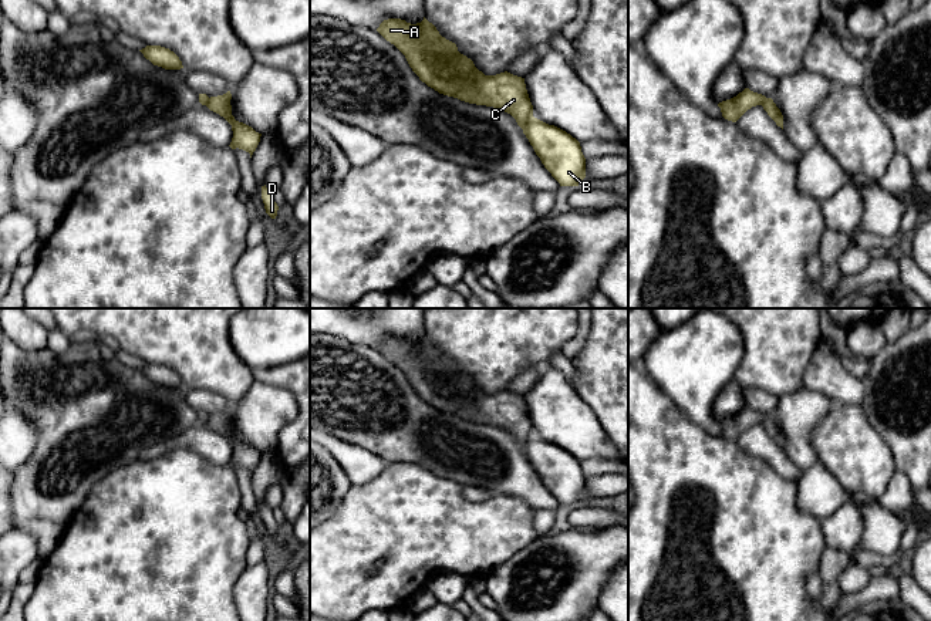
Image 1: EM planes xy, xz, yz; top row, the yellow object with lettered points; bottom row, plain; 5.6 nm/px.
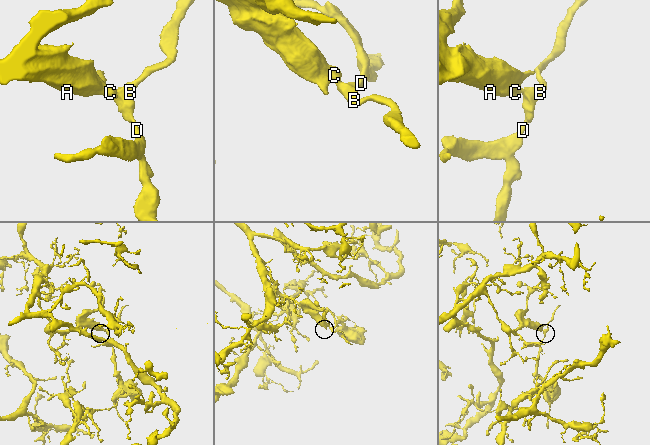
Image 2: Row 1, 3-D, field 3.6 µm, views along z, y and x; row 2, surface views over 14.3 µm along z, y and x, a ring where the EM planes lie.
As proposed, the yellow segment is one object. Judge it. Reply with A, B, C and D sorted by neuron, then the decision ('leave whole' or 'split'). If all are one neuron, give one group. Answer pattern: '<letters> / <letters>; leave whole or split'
A C / B D; split

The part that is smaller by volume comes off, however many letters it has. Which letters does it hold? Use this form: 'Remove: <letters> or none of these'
Remove: B, D

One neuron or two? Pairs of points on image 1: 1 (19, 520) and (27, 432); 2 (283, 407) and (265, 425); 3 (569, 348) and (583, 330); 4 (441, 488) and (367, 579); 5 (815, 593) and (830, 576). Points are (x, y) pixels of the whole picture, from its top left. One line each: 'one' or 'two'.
1: two
2: one
3: one
4: one
5: two

